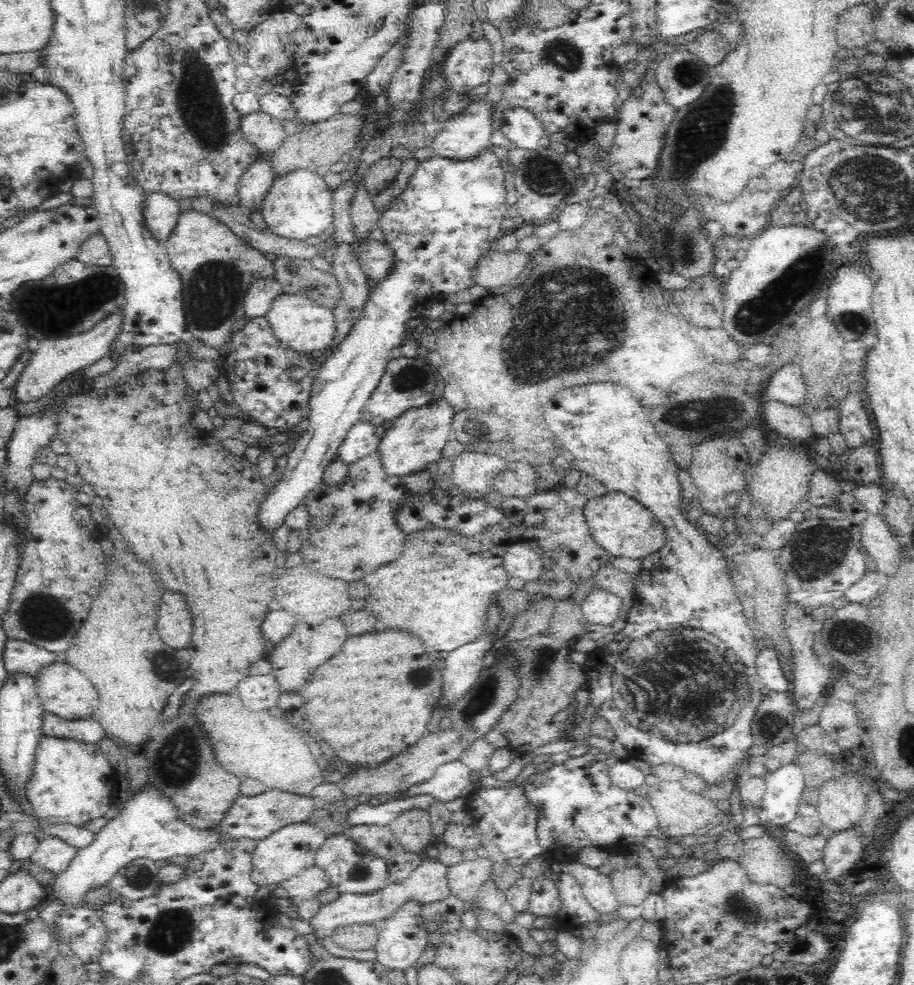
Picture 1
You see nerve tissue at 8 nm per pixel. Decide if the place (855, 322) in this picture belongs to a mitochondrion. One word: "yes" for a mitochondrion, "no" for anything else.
yes

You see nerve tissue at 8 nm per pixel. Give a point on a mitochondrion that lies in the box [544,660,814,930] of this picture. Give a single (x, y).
(742, 909)

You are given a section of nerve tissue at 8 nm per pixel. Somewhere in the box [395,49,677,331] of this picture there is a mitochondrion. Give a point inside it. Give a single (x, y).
(542, 175)

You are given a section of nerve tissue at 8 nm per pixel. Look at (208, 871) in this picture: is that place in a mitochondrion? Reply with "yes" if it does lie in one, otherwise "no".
no

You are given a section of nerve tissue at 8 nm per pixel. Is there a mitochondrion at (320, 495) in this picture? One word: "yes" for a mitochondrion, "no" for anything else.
no

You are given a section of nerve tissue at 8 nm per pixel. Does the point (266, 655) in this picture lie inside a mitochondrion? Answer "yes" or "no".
no

